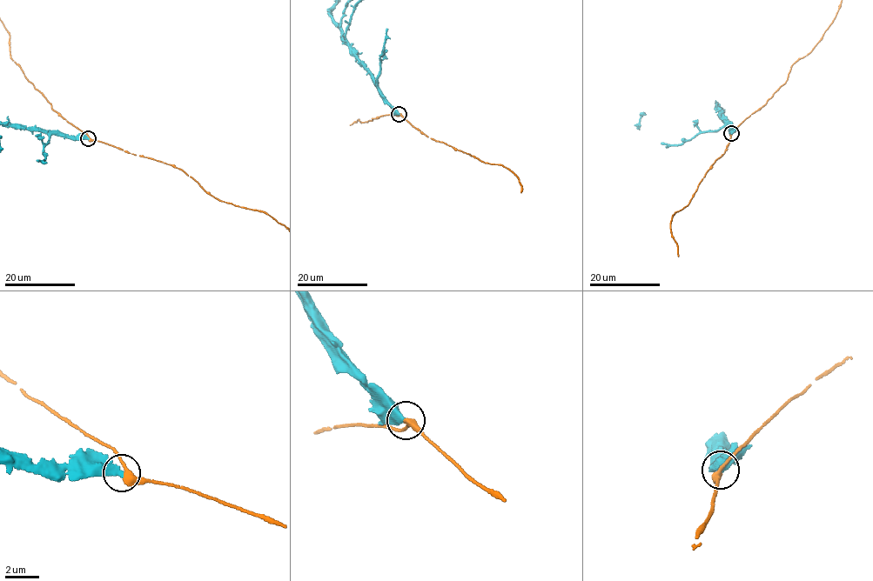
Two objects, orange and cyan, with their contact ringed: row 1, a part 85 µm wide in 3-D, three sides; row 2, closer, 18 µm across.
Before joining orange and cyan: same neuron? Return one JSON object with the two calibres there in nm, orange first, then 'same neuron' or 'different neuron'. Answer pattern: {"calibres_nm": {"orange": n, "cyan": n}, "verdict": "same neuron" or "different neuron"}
{"calibres_nm": {"orange": 320, "cyan": 480}, "verdict": "different neuron"}

